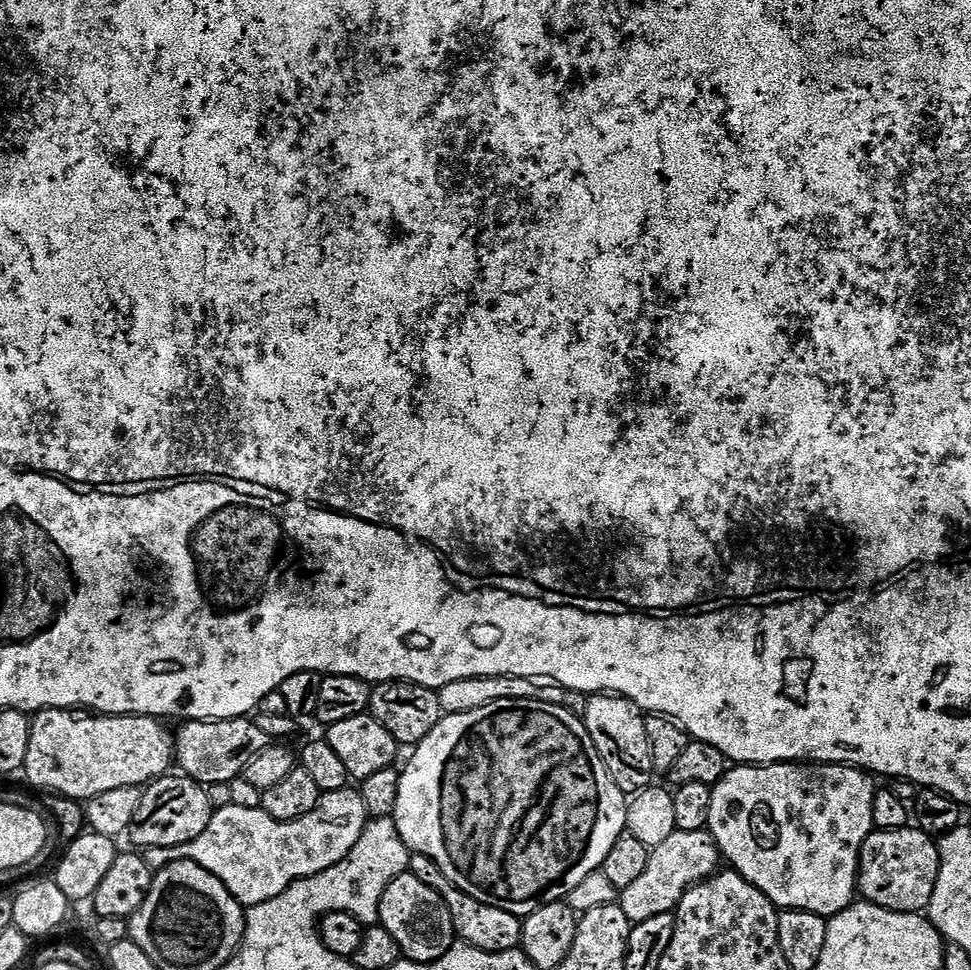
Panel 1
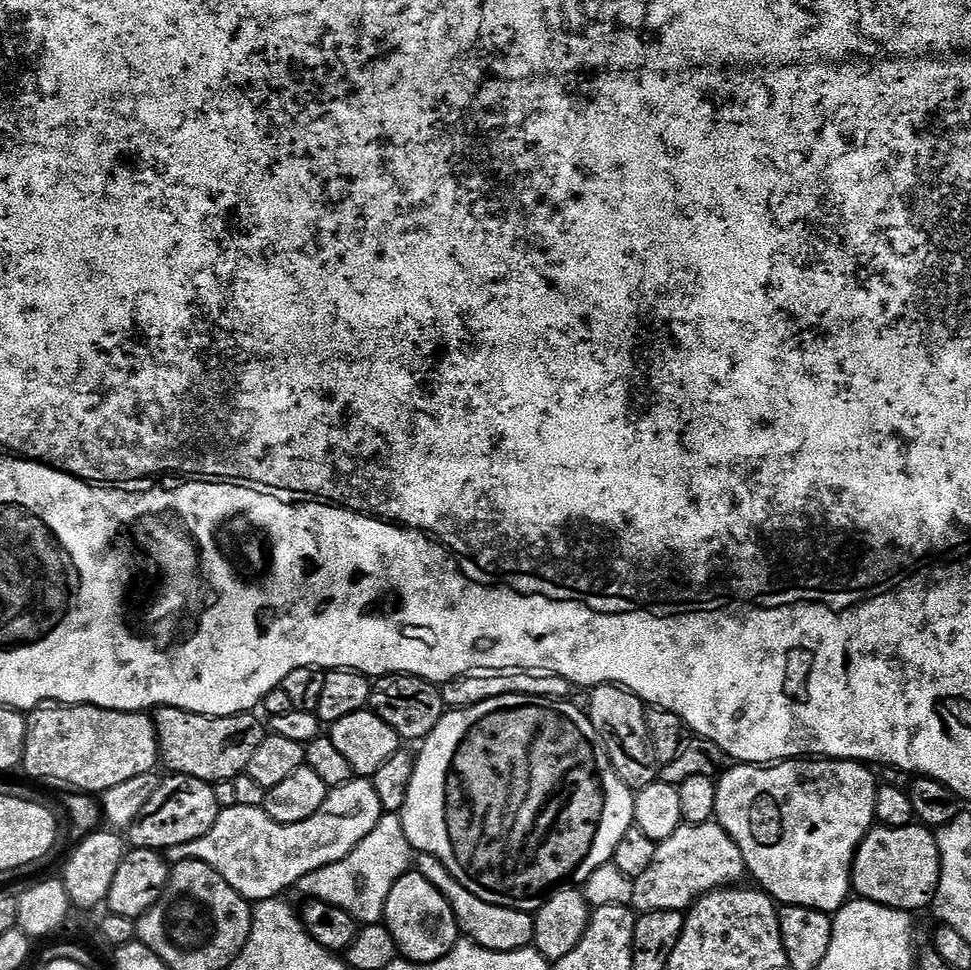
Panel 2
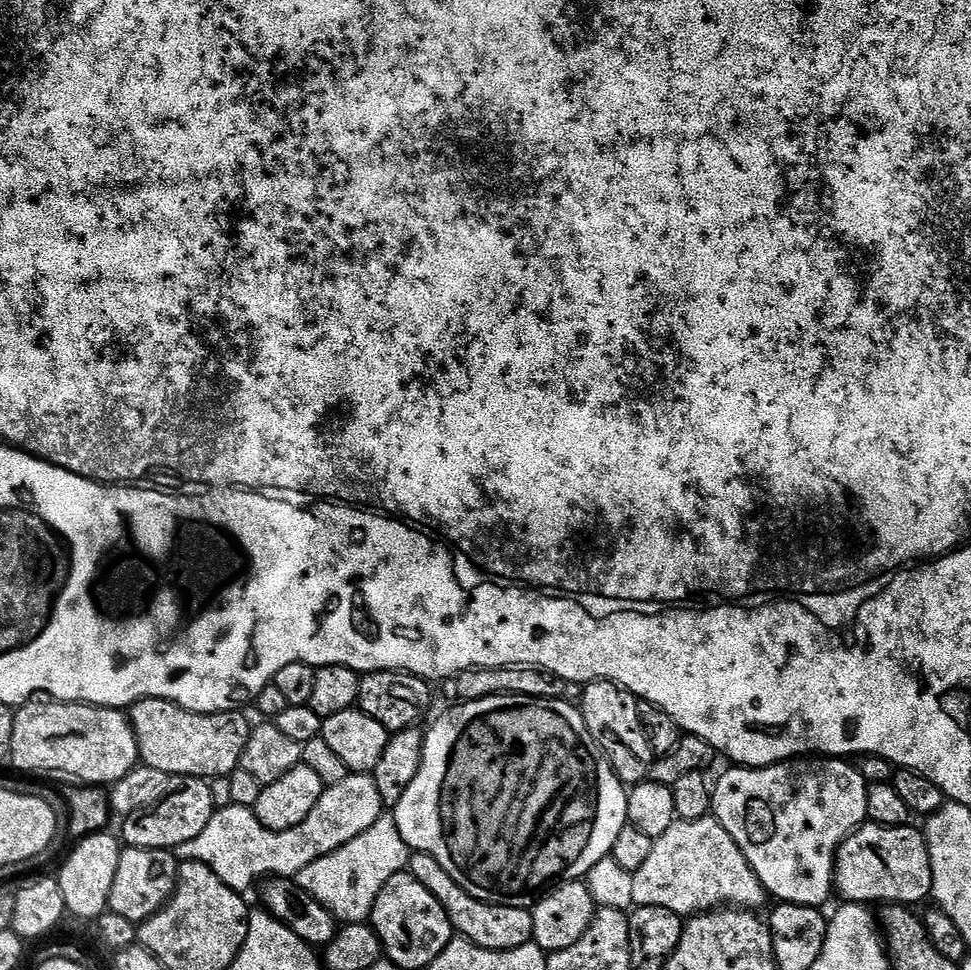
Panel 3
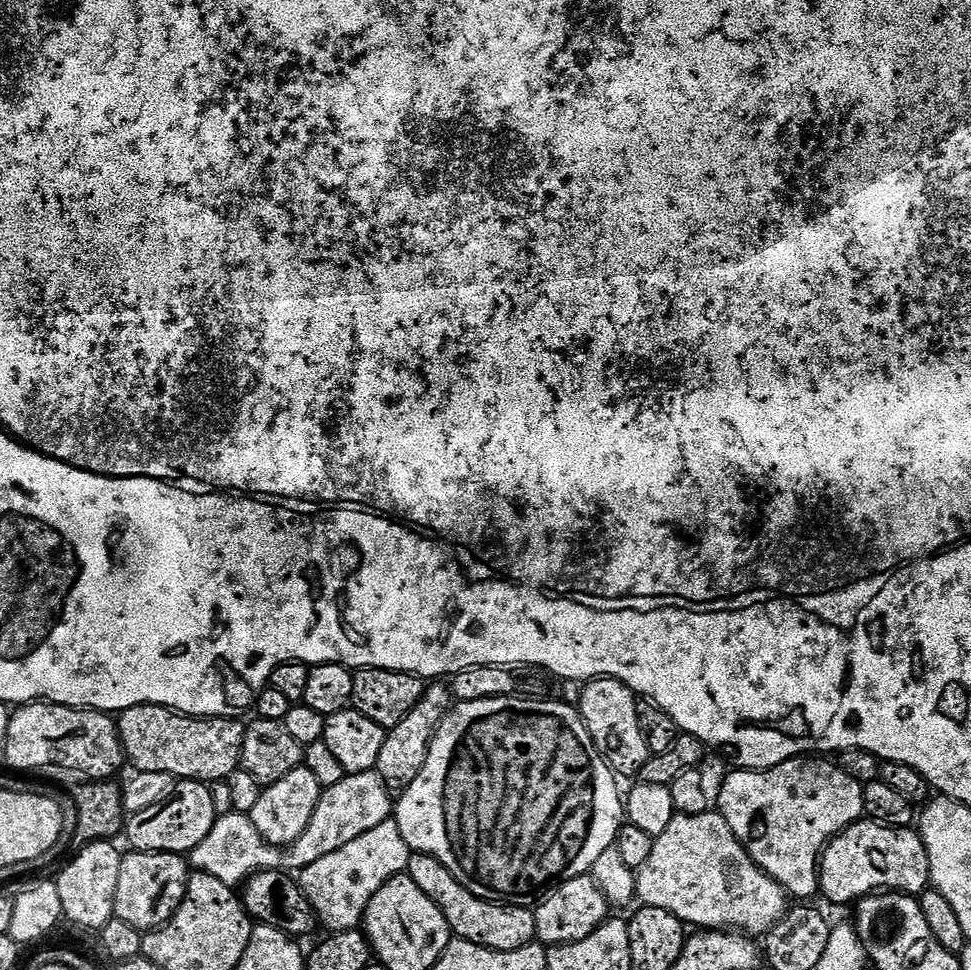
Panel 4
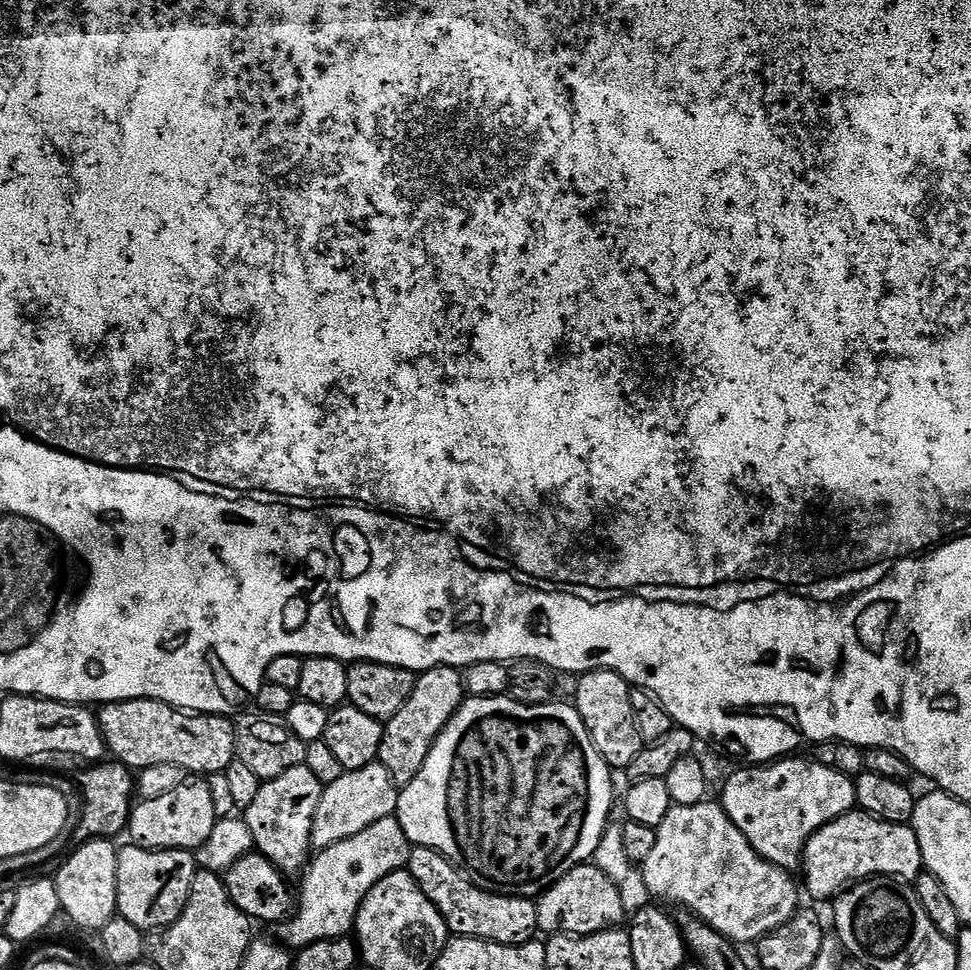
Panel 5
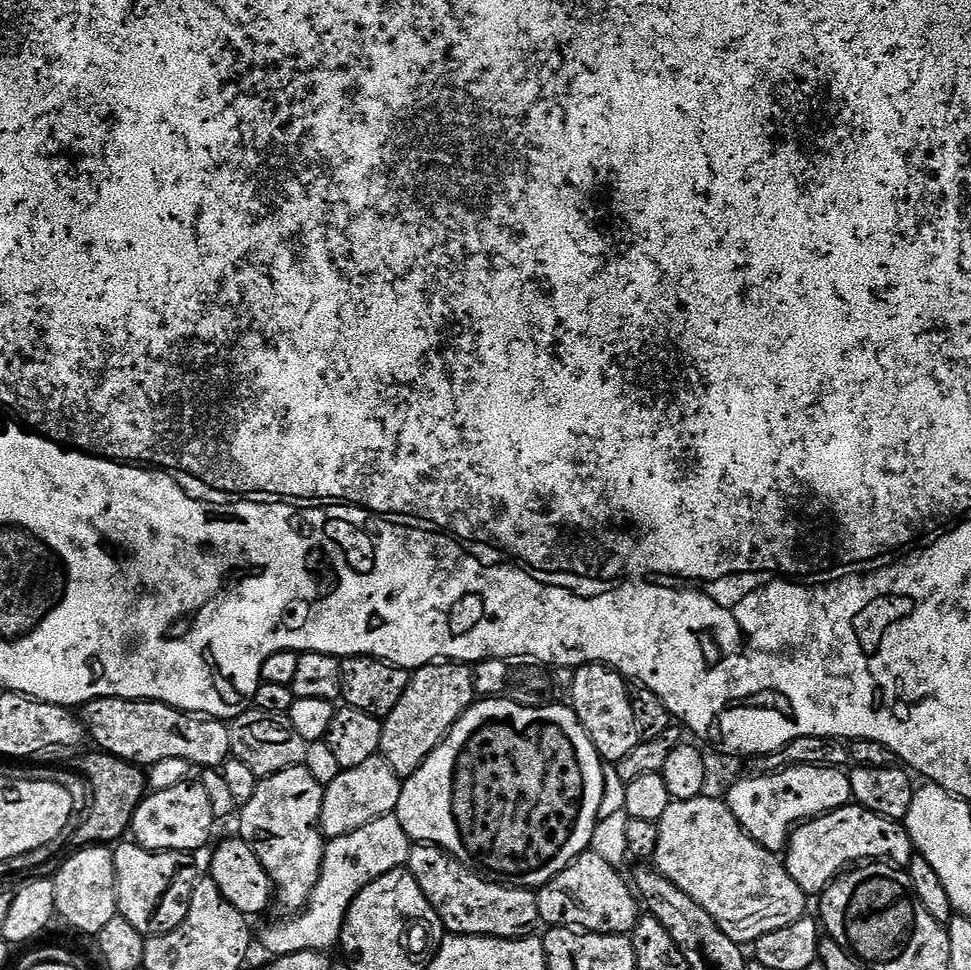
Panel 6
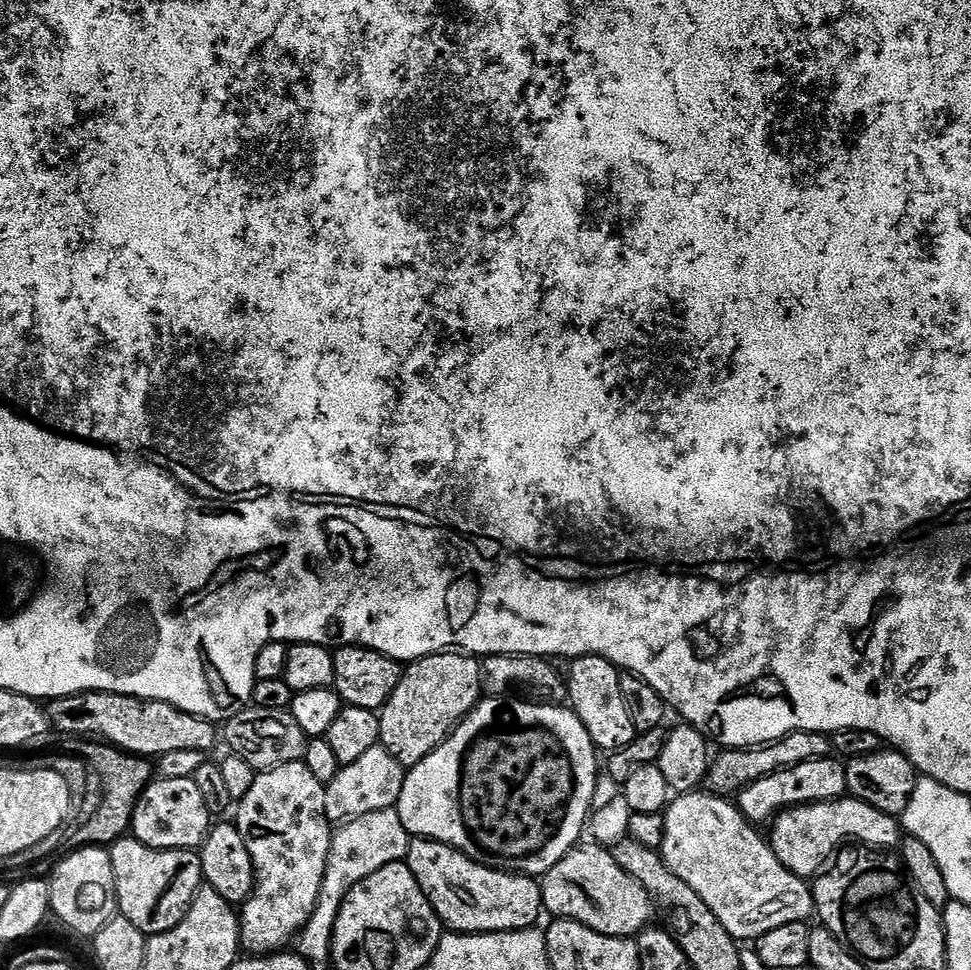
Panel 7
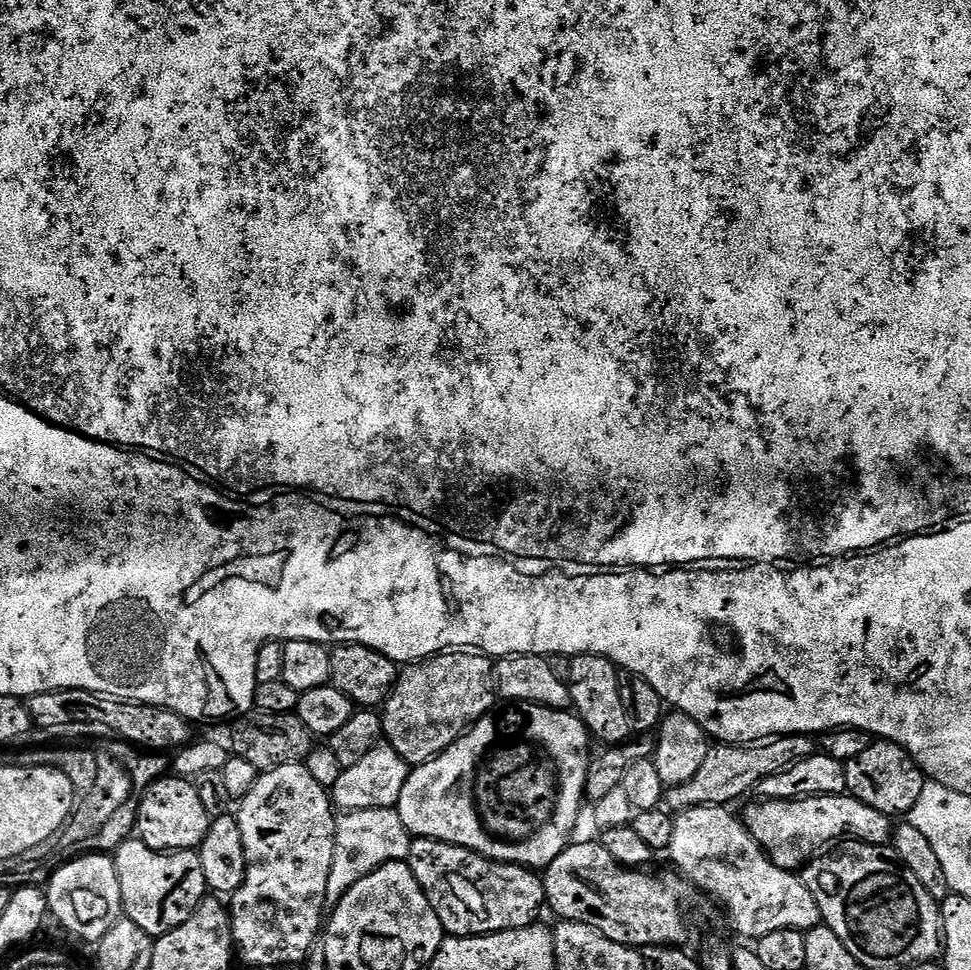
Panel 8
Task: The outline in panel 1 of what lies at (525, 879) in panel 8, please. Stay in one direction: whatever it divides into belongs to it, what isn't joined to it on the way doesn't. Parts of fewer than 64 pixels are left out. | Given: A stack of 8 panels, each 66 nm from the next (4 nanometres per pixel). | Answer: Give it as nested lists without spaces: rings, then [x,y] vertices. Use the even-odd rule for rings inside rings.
[[[413,855],[410,860],[412,875],[422,878],[426,886],[430,886],[446,902],[456,927],[456,935],[465,944],[472,944],[487,952],[511,952],[521,947],[524,939],[524,921],[521,917],[510,914],[506,910],[498,910],[498,906],[490,906],[486,902],[478,902],[478,898],[470,898],[461,888],[456,888],[446,874],[429,856]]]

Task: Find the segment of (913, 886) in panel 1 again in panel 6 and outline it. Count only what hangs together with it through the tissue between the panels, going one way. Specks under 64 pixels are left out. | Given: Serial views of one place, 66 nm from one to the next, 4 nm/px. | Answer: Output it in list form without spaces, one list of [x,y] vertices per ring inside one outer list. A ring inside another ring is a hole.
[[[849,802],[838,810],[796,825],[788,840],[787,856],[786,867],[794,882],[798,882],[805,896],[816,898],[849,866],[856,866],[861,862],[887,862],[893,866],[908,866],[914,857],[914,849],[908,829],[901,821],[882,818],[866,810],[861,804]]]

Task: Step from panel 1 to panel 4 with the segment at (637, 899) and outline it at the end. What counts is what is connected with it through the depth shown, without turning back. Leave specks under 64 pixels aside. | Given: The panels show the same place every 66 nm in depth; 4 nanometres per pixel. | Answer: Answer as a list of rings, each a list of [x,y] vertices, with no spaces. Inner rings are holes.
[[[716,810],[698,815],[677,813],[660,836],[655,837],[649,861],[636,875],[637,899],[645,906],[670,910],[685,924],[702,930],[729,928],[751,936],[762,936],[784,916],[790,907],[790,897],[776,880],[770,878],[750,858],[740,840],[730,830],[729,823]]]

